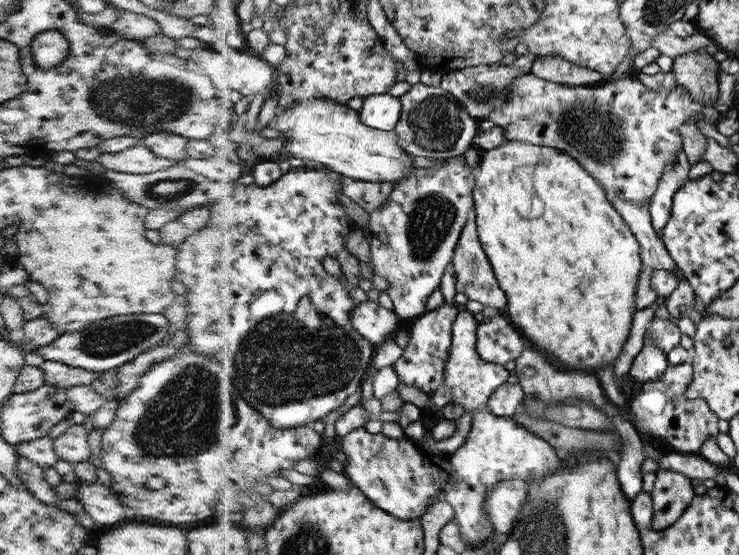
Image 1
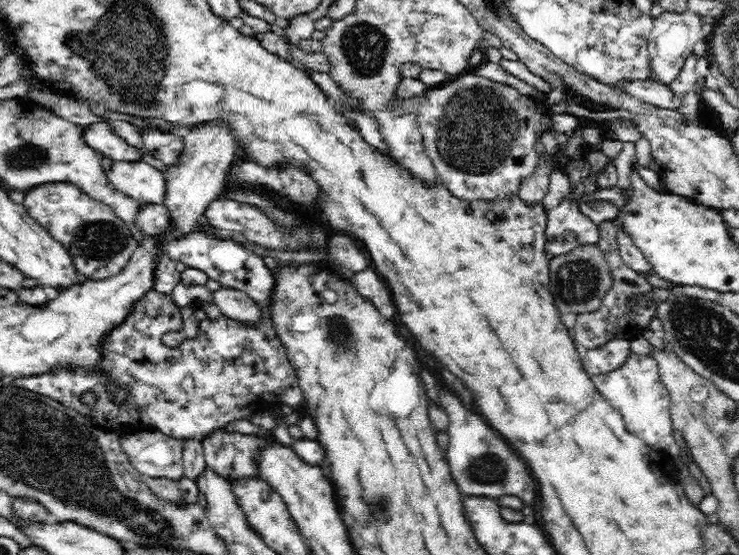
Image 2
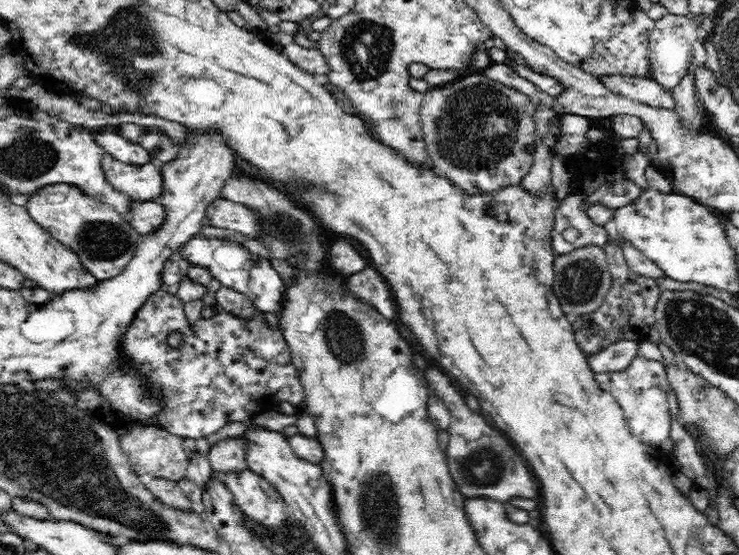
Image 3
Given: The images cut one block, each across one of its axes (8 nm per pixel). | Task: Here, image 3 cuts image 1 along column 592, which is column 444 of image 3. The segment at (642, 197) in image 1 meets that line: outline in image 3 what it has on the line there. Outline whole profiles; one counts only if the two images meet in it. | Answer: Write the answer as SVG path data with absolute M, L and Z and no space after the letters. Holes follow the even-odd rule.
M472 71L452 83L429 89L424 92L419 115L433 170L451 179L456 187L468 194L490 194L498 187L518 186L533 164L533 155L525 150L525 146L540 135L533 117L535 112L536 105L528 96L479 71Z

